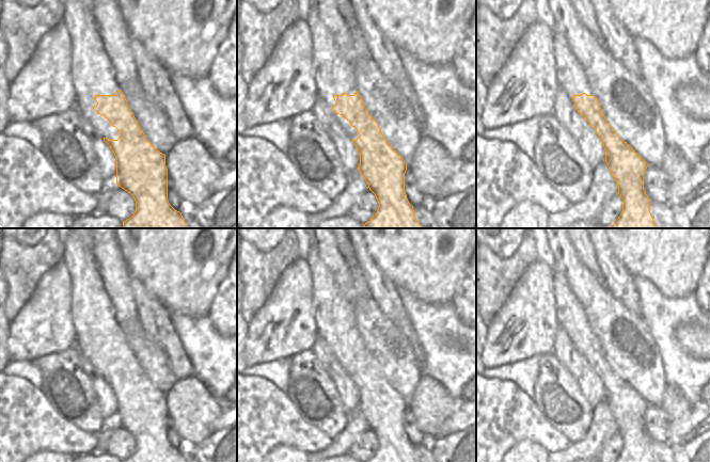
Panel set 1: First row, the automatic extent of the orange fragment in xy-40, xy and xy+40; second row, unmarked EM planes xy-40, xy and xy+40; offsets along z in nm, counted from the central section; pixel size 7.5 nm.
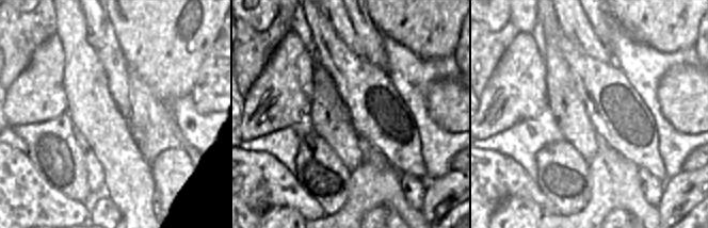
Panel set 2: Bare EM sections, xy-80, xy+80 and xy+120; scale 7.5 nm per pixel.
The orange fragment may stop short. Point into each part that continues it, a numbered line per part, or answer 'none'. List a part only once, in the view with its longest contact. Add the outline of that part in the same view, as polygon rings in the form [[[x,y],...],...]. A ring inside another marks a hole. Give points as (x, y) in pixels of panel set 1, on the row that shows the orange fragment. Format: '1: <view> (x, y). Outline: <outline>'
1: xy-40 (92, 73). Outline: [[[65,0],[63,23],[72,41],[72,83],[76,92],[76,109],[99,136],[117,140],[121,137],[117,129],[93,109],[97,105],[95,95],[115,95],[120,87],[91,7],[80,0]]]

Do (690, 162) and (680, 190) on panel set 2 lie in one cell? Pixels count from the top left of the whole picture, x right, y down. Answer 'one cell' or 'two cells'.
two cells

